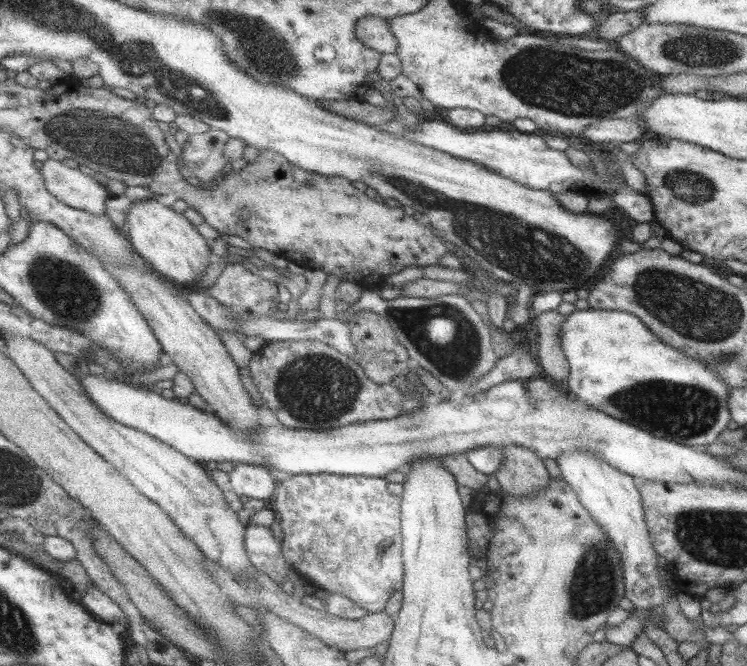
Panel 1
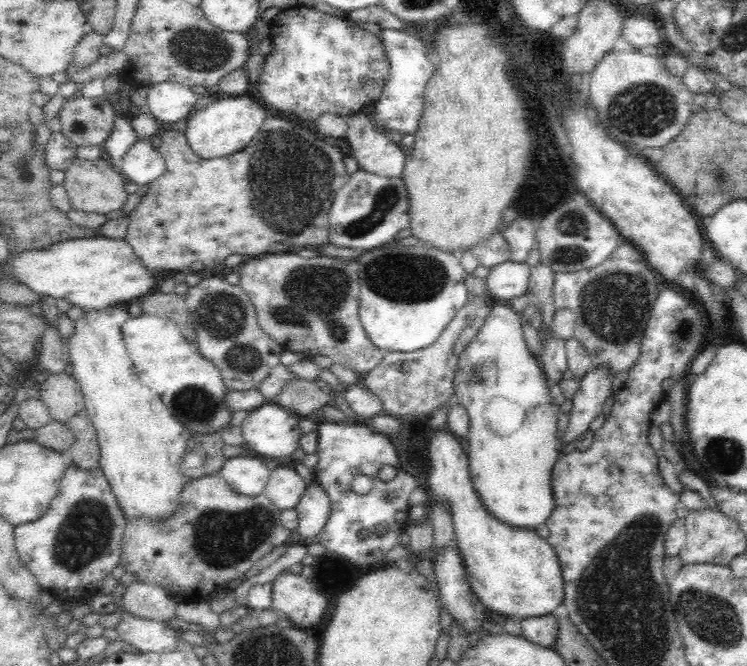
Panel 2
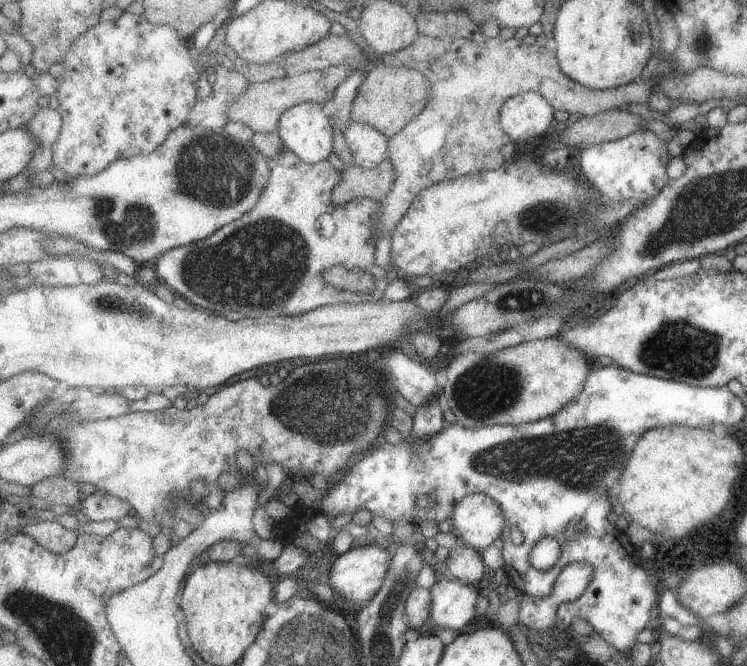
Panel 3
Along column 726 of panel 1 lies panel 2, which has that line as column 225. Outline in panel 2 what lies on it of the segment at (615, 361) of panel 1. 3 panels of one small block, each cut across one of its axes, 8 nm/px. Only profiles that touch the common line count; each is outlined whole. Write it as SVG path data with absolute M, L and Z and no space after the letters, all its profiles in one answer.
M143 314L128 318L120 326L120 333L132 369L140 383L160 394L163 404L171 409L173 417L192 429L194 433L212 434L226 429L232 414L227 410L227 388L220 370L199 354L196 342L184 338L174 321Z

